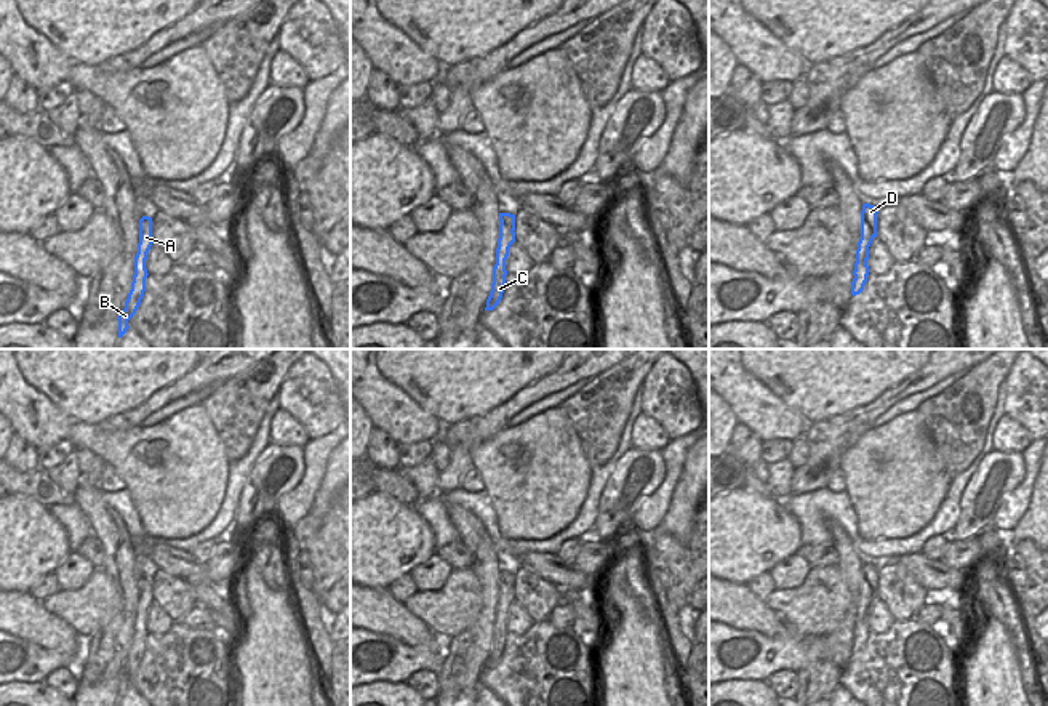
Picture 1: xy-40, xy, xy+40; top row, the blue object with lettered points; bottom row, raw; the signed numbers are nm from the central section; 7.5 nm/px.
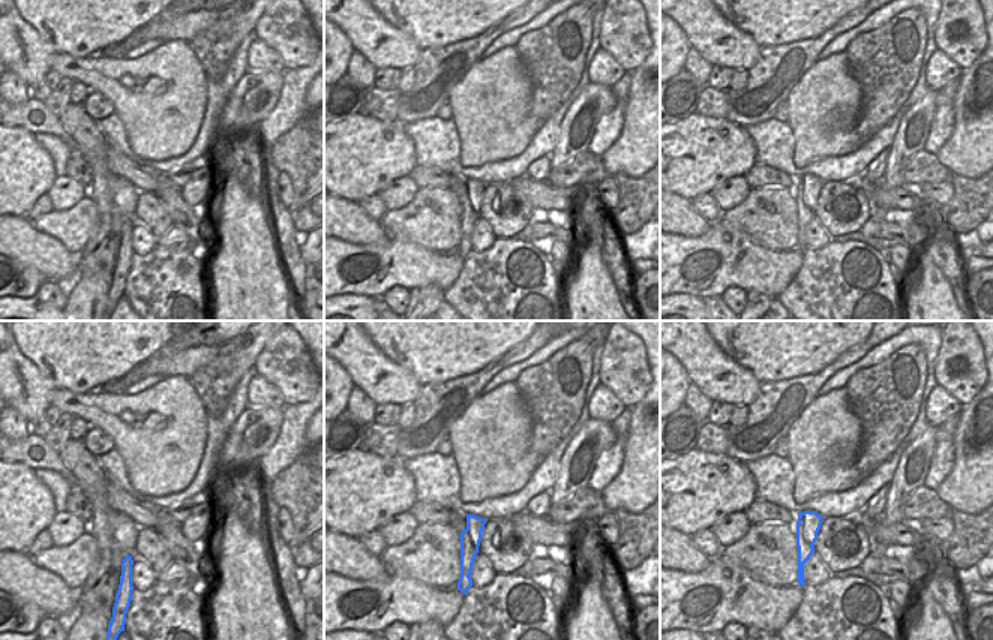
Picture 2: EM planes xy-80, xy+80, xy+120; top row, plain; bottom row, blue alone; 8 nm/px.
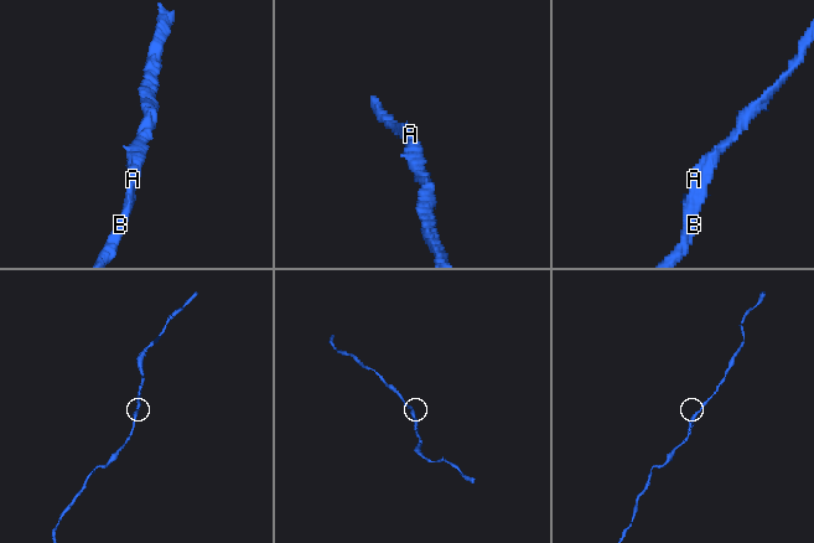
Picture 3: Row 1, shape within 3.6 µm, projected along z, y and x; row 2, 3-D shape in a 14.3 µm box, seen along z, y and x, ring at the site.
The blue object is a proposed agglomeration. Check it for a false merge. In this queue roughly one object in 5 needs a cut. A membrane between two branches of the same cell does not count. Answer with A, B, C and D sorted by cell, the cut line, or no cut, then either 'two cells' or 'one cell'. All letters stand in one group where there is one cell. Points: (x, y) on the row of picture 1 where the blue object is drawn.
A B C D; no cut; one cell

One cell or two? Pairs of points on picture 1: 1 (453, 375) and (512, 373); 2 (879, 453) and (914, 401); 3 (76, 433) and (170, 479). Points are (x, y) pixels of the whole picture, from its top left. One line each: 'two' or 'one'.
1: one
2: two
3: one

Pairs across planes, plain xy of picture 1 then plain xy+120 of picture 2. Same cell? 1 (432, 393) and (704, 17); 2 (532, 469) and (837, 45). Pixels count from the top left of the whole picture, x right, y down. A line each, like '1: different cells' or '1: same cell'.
1: different cells
2: different cells

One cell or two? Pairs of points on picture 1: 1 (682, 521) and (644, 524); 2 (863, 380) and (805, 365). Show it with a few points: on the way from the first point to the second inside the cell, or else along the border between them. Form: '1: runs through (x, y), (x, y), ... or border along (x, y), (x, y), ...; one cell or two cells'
1: border along (674, 487), (671, 505), (658, 524); two cells
2: runs through (848, 365), (820, 365); one cell

